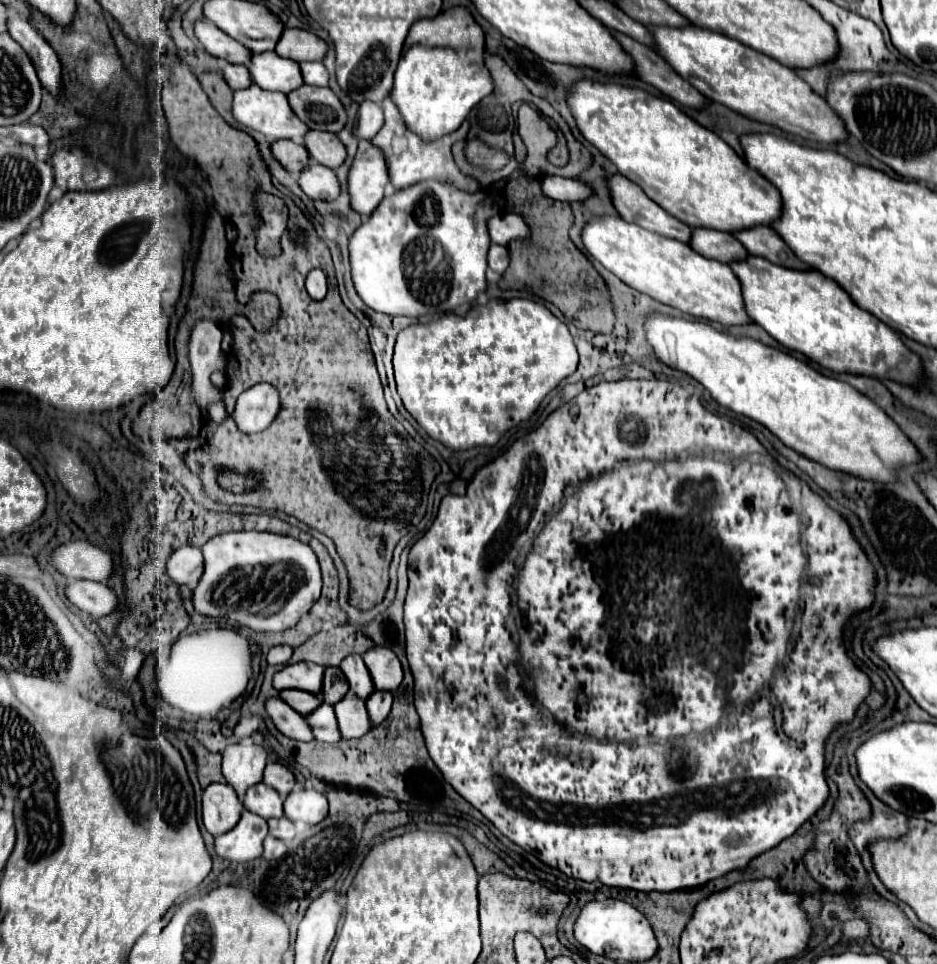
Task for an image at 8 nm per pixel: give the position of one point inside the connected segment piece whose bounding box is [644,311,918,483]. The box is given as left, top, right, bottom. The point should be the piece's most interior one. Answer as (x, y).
(825, 419)

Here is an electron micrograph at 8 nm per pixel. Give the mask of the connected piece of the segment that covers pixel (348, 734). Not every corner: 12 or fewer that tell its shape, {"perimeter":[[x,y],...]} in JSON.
{"perimeter":[[352,691],[334,705],[342,739],[368,733],[364,701]]}

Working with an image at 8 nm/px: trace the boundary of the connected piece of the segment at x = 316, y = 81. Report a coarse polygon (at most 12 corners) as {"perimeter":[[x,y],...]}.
{"perimeter":[[300,63],[306,85],[328,85],[322,63]]}

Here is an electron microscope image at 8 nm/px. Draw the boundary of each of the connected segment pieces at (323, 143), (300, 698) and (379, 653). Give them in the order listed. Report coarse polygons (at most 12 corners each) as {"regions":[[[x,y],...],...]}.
{"regions":[[[308,131],[304,147],[312,159],[336,169],[346,157],[338,137]],[[300,689],[280,691],[300,715],[312,713],[322,703],[320,695]],[[388,647],[364,655],[376,691],[396,691],[402,667]]]}

